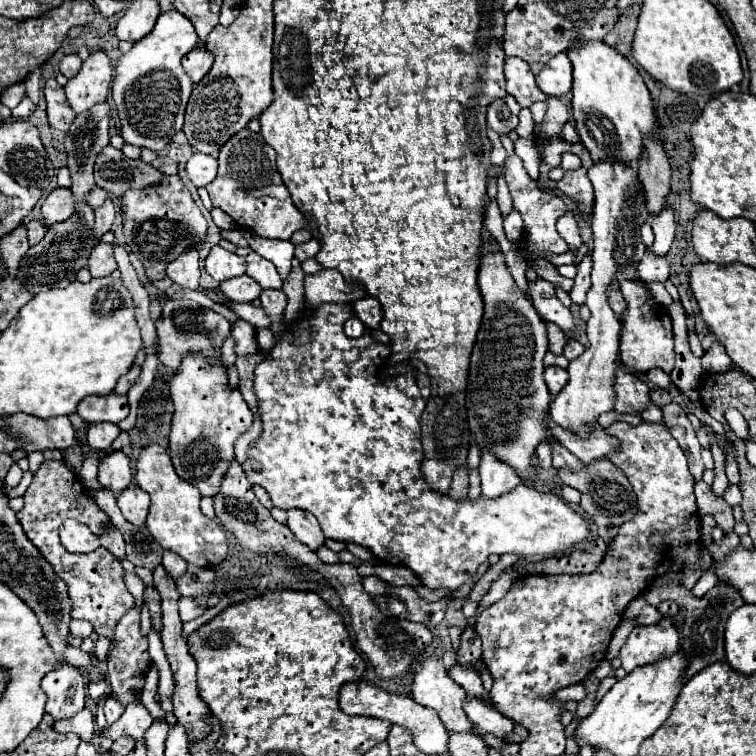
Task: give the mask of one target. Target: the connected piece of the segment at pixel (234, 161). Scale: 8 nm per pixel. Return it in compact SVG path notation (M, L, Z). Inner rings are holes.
M243 128L233 134L219 150L219 172L217 178L205 186L215 208L227 212L239 226L251 228L255 234L265 238L289 240L295 230L307 228L305 216L295 208L289 190L285 188L277 166L275 150L265 140Z

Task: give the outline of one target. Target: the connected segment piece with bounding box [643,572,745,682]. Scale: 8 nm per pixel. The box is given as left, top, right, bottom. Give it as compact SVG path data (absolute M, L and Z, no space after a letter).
M667 572L663 578L657 578L657 582L653 582L651 588L643 596L651 606L659 606L663 600L673 600L685 610L685 622L683 622L683 628L681 628L681 652L683 652L683 656L689 664L685 668L683 682L687 682L699 670L703 670L703 668L707 668L715 662L721 662L725 658L725 654L723 654L725 622L735 608L745 604L745 600L741 598L737 588L733 588L731 584L719 582L705 596L697 598L697 596L693 596L693 592L689 588L681 586L681 572L677 572L677 574Z

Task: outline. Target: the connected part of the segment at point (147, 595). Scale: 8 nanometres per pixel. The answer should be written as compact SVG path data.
M145 586L143 600L145 600L145 606L151 612L151 624L153 624L153 628L157 632L161 632L161 628L163 628L163 622L161 622L161 598L159 598L157 588L155 586Z

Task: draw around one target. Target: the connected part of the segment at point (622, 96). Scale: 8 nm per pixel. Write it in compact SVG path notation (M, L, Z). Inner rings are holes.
M603 42L577 44L569 48L567 54L573 64L571 110L575 128L593 162L637 164L645 136L657 132L657 116L641 74L623 54Z

